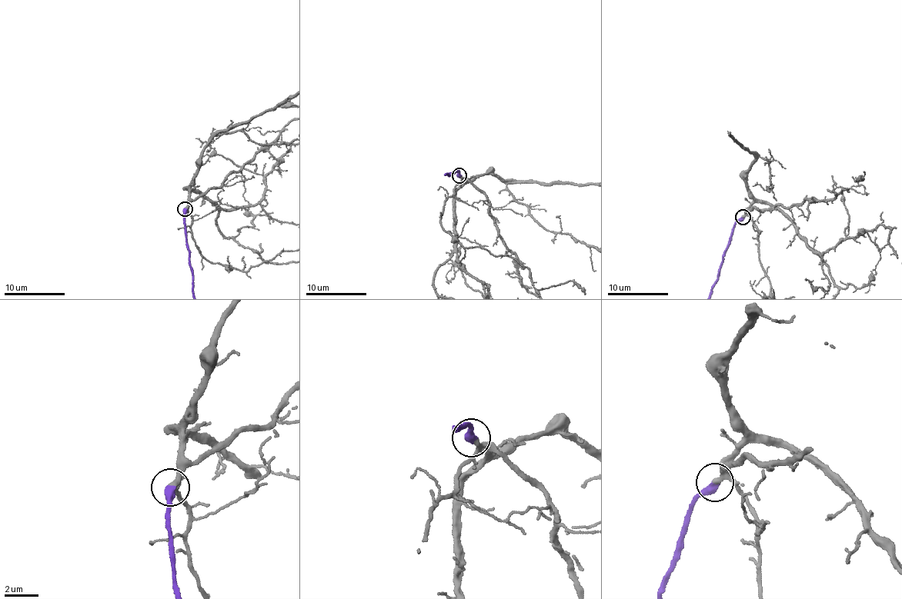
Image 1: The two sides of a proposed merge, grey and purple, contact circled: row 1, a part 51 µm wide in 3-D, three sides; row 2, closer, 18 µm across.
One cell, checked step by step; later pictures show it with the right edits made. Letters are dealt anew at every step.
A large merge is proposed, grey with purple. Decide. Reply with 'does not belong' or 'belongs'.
belongs

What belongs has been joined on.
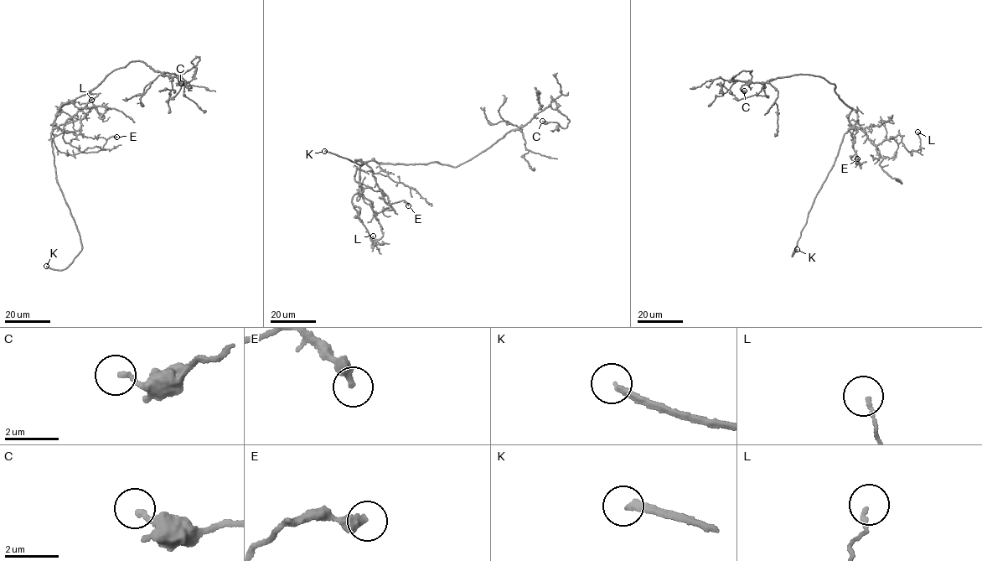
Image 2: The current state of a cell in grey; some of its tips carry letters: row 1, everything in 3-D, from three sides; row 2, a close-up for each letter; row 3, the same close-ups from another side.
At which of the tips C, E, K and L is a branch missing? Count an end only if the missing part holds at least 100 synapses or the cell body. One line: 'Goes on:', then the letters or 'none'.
Goes on: K

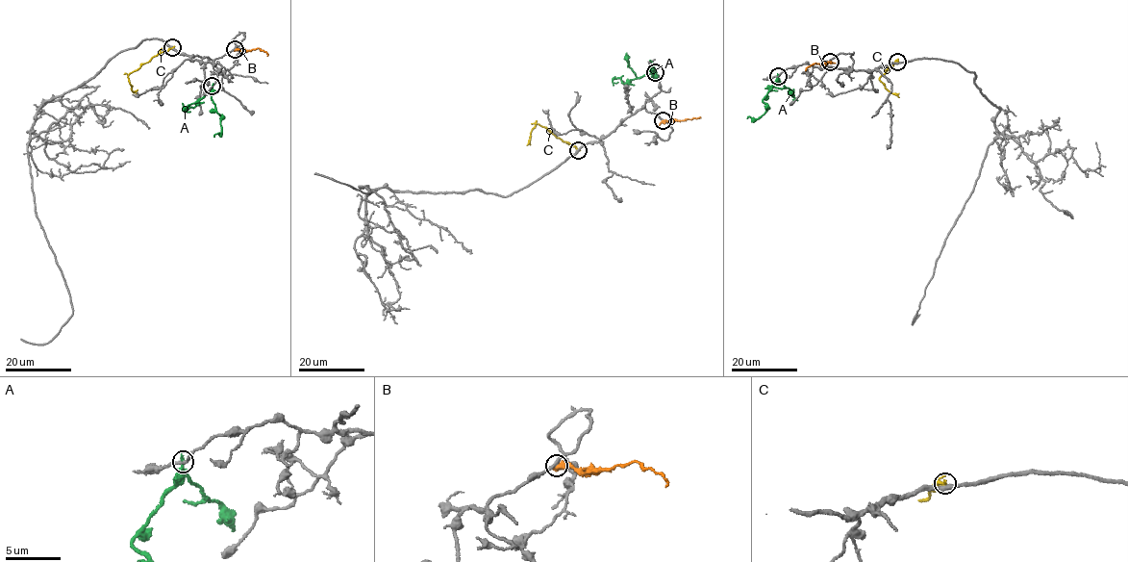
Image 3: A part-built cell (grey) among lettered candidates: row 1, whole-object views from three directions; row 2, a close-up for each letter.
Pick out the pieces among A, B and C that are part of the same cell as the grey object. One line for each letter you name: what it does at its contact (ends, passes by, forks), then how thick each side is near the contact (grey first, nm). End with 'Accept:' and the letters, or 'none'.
Accept: none

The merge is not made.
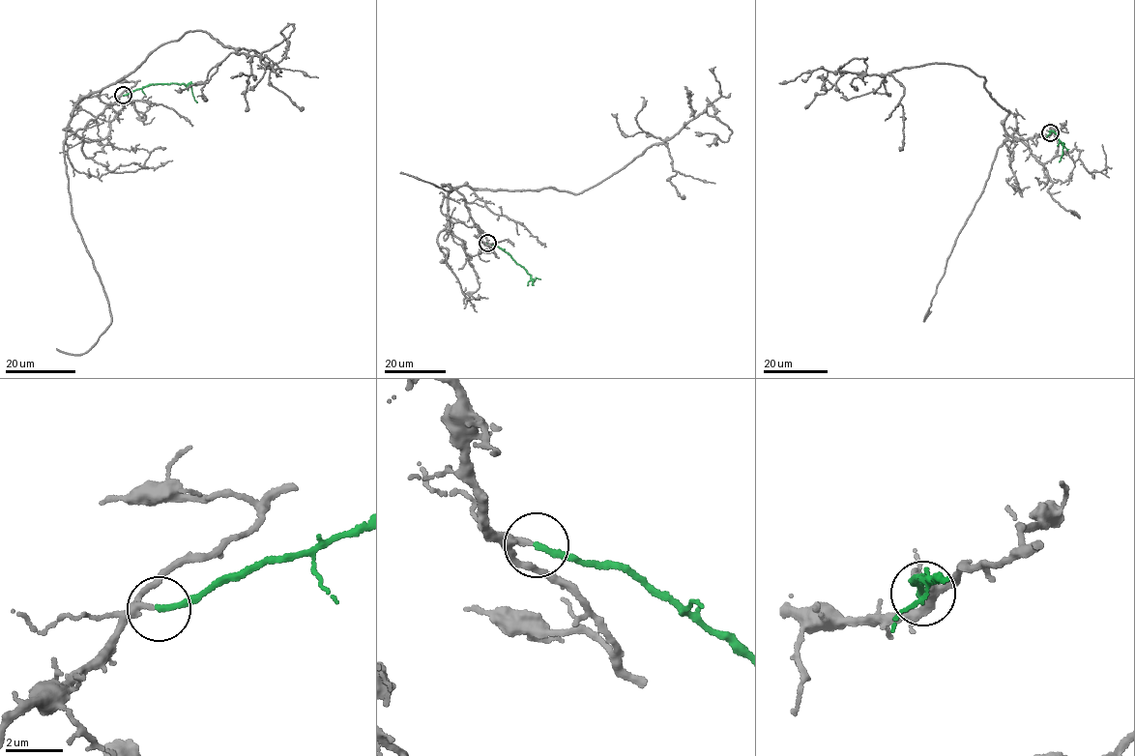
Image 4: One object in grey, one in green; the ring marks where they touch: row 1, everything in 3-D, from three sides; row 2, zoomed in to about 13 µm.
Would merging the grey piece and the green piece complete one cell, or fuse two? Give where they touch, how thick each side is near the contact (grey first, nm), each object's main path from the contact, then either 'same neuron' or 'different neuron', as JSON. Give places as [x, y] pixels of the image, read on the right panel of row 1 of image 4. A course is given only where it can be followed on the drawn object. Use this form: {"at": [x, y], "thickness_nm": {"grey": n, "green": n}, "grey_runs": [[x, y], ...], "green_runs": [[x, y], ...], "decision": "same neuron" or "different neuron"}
{"at": [1050, 132], "thickness_nm": {"grey": 180, "green": 200}, "grey_runs": [[1051, 132], [1004, 141], [1008, 111], [983, 76], [949, 63], [838, 70], [852, 59], [866, 58], [856, 86]], "green_runs": [[1050, 132], [1057, 134], [1062, 146], [1059, 162]], "decision": "same neuron"}

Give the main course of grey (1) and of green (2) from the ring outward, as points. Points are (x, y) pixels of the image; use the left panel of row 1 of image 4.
1: (123, 95), (67, 134), (75, 103), (186, 33), (250, 56), (294, 25), (281, 33), (285, 56), (264, 65)
2: (124, 96), (151, 84), (176, 83), (190, 86), (197, 102)

